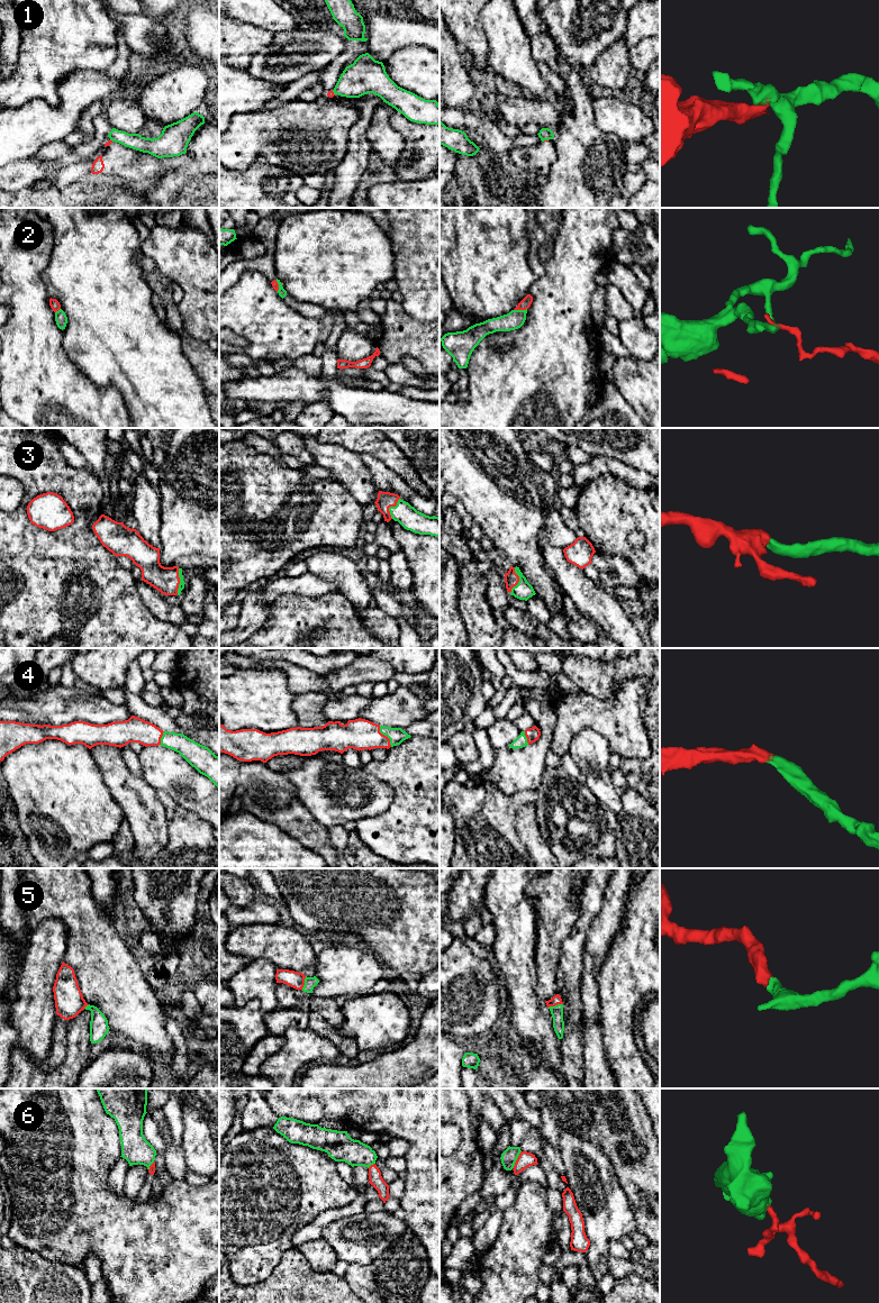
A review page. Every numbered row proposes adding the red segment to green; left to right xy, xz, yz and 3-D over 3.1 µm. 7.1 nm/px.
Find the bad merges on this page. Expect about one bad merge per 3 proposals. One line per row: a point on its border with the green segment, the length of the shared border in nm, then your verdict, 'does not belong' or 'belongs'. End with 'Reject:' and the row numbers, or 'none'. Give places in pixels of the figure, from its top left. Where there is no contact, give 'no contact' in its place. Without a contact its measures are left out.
1: contact yz (545, 139); length 50 nm; does not belong
2: contact yz (519, 310); length 100 nm; does not belong
3: contact yz (519, 580); length 190 nm; belongs
4: contact xz (386, 735); length 180 nm; belongs
5: contact yz (555, 1005); length 120 nm; belongs
6: contact yz (516, 1159); length 140 nm; does not belong
Reject: 1, 2, 6

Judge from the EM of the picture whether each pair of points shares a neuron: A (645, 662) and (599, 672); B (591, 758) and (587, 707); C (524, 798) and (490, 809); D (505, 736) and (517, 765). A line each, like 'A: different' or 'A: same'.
A: same
B: different
C: same
D: different

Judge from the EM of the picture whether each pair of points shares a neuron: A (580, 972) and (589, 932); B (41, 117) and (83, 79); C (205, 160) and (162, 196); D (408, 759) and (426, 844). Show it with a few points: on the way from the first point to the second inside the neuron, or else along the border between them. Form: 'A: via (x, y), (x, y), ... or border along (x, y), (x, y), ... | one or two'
A: via (580, 962), (582, 951), (588, 942) | one
B: via (53, 117), (78, 91) | one
C: via (195, 170), (172, 192) | one
D: via (425, 781), (425, 822) | one

